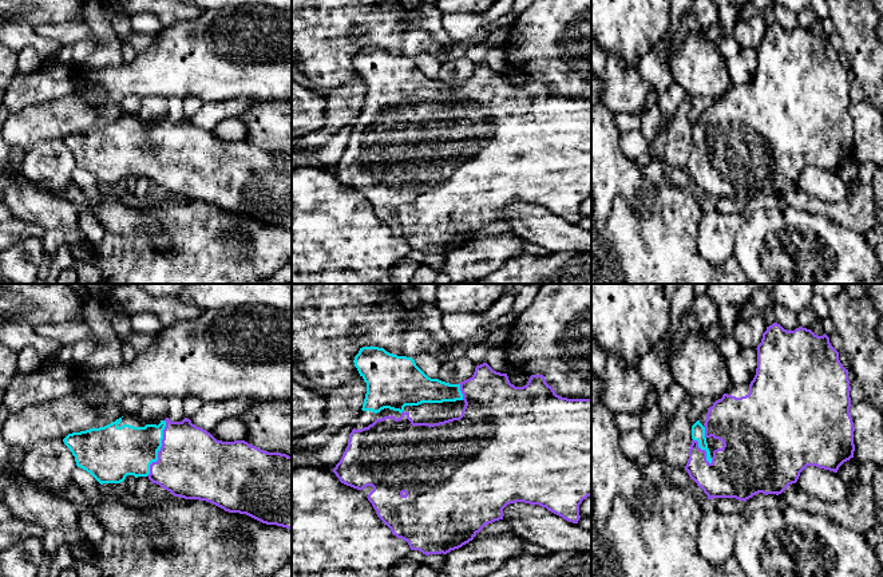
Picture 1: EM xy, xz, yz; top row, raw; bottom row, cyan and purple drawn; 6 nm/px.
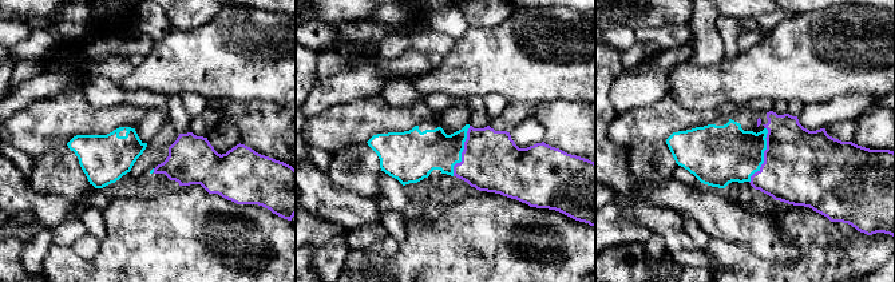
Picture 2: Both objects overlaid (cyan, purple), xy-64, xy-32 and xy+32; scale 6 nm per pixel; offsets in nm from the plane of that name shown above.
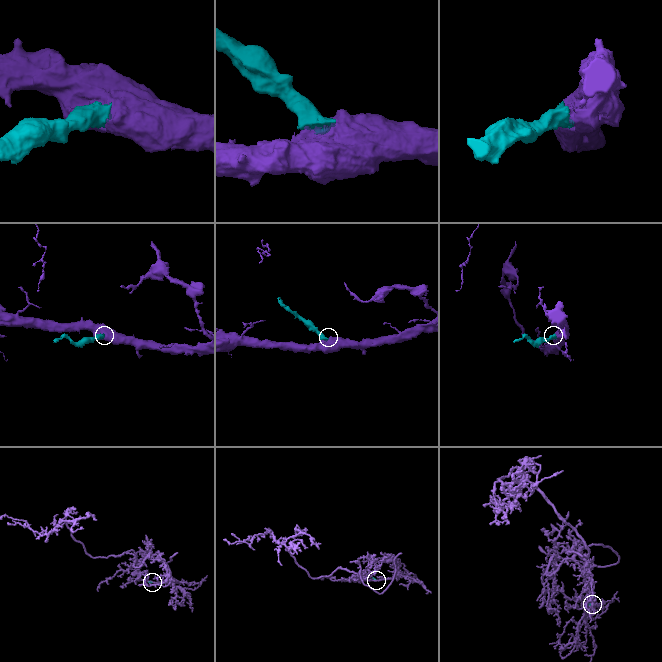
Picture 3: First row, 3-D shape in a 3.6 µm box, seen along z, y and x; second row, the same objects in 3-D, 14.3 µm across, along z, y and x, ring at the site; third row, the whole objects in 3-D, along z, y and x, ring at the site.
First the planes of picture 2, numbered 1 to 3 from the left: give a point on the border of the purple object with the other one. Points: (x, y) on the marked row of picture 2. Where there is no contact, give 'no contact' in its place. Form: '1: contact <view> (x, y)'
1: contact xy-64 (153, 170)
2: contact xy-32 (462, 151)
3: contact xy+32 (763, 155)

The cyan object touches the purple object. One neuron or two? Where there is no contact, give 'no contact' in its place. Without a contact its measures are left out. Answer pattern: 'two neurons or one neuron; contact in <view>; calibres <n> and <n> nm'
one neuron; contact in xy; calibres 300 and 420 nm

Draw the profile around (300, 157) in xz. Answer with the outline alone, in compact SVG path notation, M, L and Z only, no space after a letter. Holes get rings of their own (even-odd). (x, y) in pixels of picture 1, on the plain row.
M292 139L292 170L298 166L309 166L312 163L313 151L302 149L298 139Z

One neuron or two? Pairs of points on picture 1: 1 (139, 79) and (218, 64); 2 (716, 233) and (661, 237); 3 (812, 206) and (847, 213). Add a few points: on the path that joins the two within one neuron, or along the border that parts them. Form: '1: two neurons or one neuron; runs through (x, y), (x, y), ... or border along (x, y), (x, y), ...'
1: one neuron; runs through (159, 71), (174, 64), (198, 64)
2: two neurons; border along (704, 205), (697, 232), (697, 251), (709, 264)
3: one neuron; runs through (820, 208), (839, 212)

